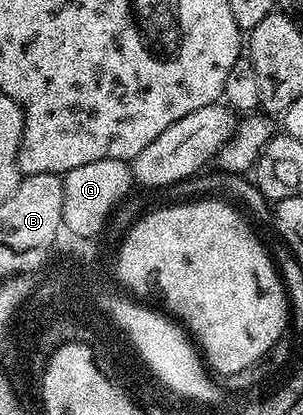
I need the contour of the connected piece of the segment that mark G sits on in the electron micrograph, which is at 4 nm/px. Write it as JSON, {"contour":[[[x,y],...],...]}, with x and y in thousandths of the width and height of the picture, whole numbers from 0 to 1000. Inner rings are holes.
{"contour":[[[323,383],[323,393],[281,393],[274,402],[244,402],[244,412],[208,419],[211,448],[205,451],[205,528],[218,545],[254,566],[327,573],[343,540],[380,516],[396,484],[422,465],[422,453],[439,453],[436,410],[426,390],[389,383]]]}

